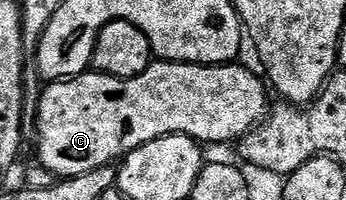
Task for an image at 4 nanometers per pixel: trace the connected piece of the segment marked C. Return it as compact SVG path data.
M161 60L137 77L108 77L105 73L89 71L79 77L53 81L43 86L36 112L34 140L36 153L40 156L37 157L39 164L63 179L111 166L138 147L175 133L192 137L198 143L235 142L260 124L270 108L269 90L261 81L250 70L243 69L240 63L185 65Z

